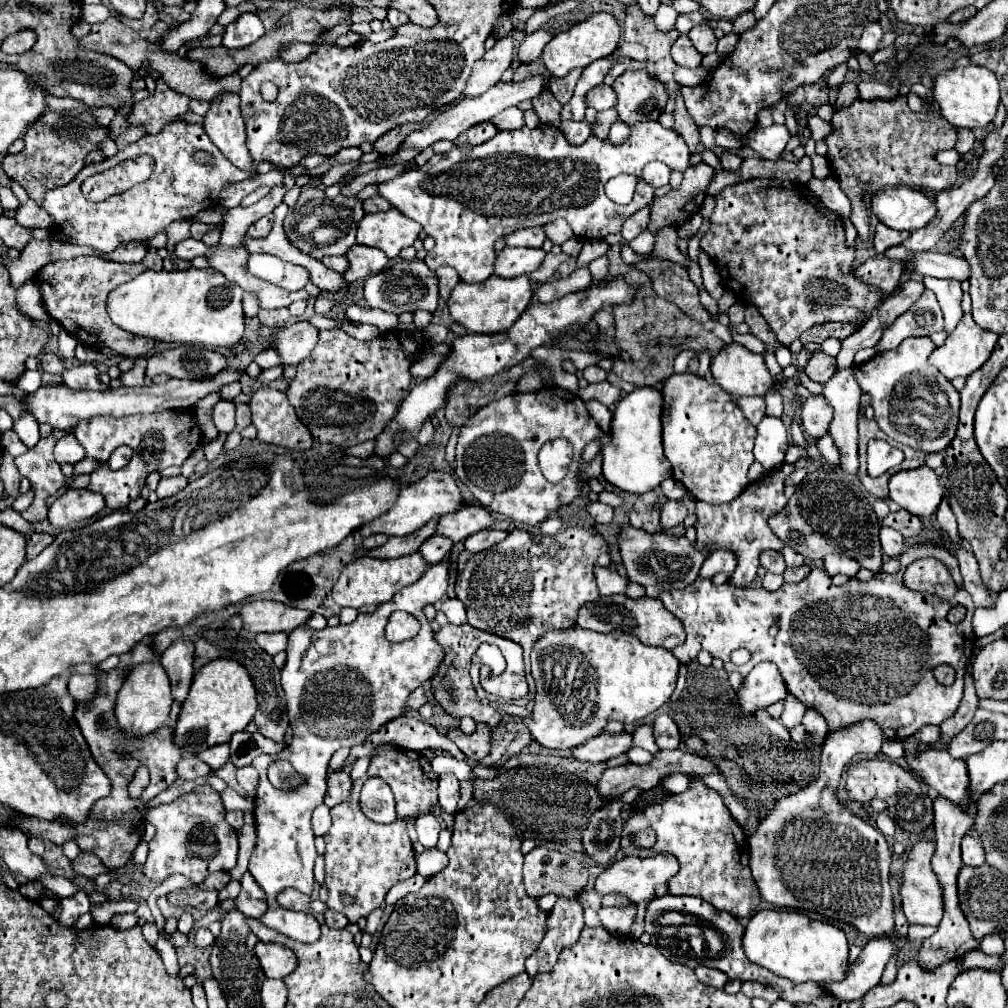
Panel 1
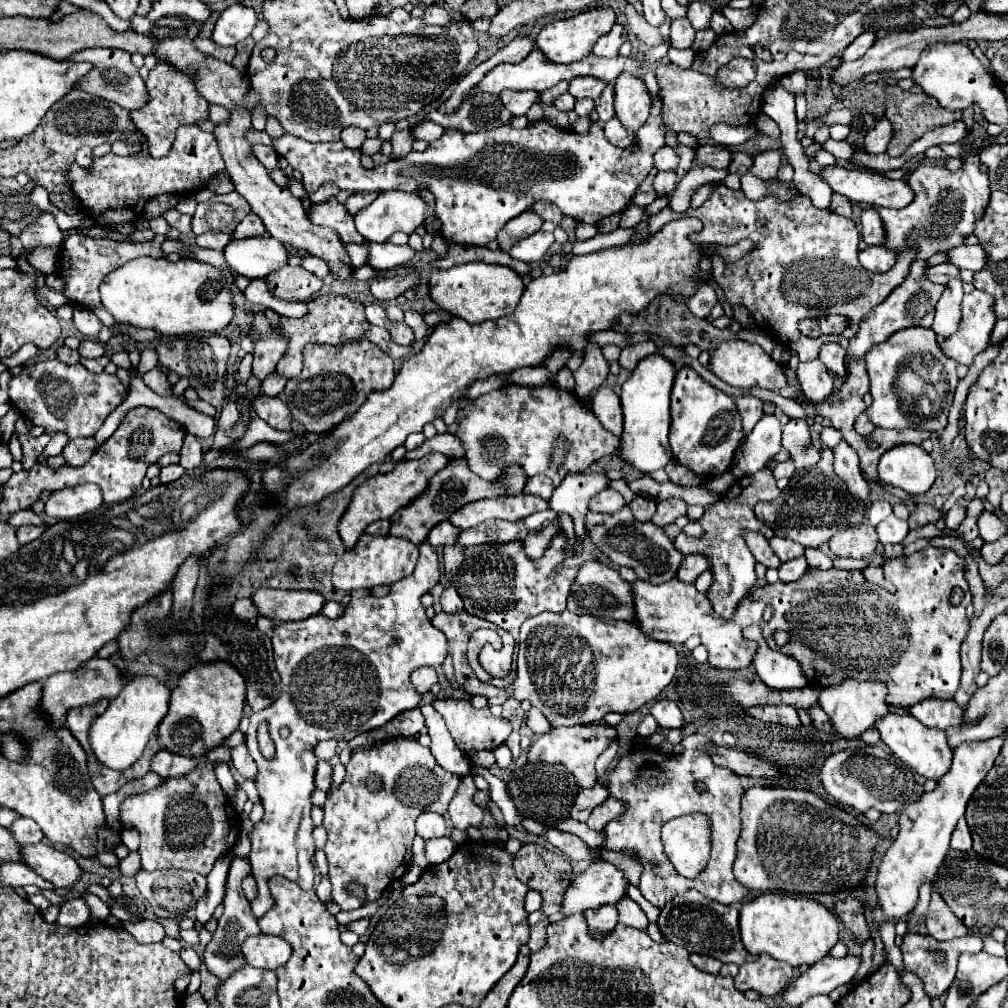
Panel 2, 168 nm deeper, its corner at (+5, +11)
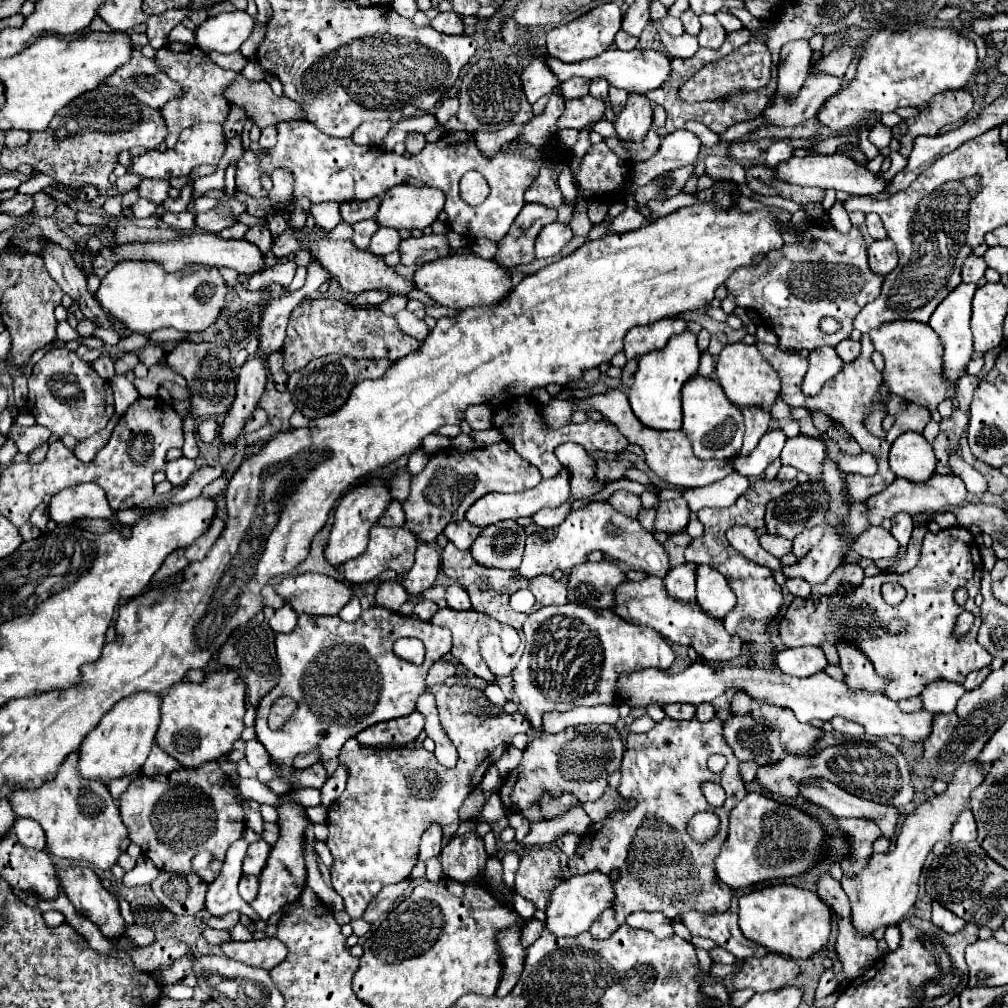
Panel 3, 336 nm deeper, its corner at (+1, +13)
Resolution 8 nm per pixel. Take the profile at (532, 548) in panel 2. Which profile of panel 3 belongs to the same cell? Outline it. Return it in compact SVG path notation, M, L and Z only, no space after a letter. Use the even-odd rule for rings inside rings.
M608 501L590 503L580 511L572 511L562 525L558 525L554 539L544 541L538 535L526 537L526 551L522 557L522 565L516 571L514 579L532 579L536 575L552 575L552 571L560 569L568 573L574 565L584 563L592 551L602 551L610 559L618 559L630 565L636 571L644 571L646 575L664 577L668 573L668 553L654 539L652 533L644 531L644 527L636 519L628 519L620 511L616 511Z

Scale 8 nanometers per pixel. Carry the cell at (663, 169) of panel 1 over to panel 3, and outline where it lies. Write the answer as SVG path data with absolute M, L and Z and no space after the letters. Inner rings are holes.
M680 129L680 131L666 135L662 139L660 151L654 157L650 157L648 161L636 163L630 169L632 181L636 185L646 185L654 177L658 177L666 171L684 167L688 163L696 163L698 153L700 153L700 145L702 145L700 139L692 131L686 131L686 129Z

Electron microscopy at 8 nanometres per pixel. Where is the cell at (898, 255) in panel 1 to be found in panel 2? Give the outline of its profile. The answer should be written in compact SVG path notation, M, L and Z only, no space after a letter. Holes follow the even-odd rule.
M958 245L948 251L944 251L948 257L948 263L952 263L958 269L970 269L970 271L980 271L986 263L986 253L980 245Z

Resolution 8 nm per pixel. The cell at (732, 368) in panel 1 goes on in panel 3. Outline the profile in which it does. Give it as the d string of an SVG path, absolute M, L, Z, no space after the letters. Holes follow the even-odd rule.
M740 341L724 347L716 361L716 375L726 397L736 407L760 407L764 411L770 411L770 407L778 399L780 377L776 375L776 371L772 371L772 365L756 351L756 345L746 345Z

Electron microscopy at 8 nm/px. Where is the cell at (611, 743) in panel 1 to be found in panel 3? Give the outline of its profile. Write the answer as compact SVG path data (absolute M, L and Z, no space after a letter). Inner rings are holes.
M578 725L578 727L568 727L556 735L542 731L524 749L524 757L518 765L518 771L512 771L504 777L504 783L500 789L502 807L506 811L526 811L526 809L538 805L544 795L560 797L562 793L572 793L580 803L596 801L606 791L604 789L606 777L620 767L622 755L624 755L624 743L620 739L620 733L612 725Z

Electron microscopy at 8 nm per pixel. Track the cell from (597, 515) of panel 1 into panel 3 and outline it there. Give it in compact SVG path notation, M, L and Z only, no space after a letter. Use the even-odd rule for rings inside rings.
M616 491L608 501L612 503L612 507L616 507L616 511L620 511L632 519L636 519L638 513L644 509L640 497L634 493L626 493L626 491Z

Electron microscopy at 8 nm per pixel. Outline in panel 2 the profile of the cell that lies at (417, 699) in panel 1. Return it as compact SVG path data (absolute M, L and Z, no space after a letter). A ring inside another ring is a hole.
M420 667L420 669L416 669L416 671L412 673L412 685L416 687L416 691L418 691L420 695L428 693L428 689L430 689L436 681L438 681L438 677L436 677L436 669L434 669L434 667Z

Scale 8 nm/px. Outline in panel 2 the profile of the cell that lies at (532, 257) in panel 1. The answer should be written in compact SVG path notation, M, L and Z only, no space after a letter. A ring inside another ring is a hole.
M538 231L522 241L518 241L516 245L512 245L508 249L508 255L512 259L518 259L518 261L524 261L524 263L534 263L538 259L542 259L548 251L548 247L554 243L554 235L552 233L544 233L544 231Z

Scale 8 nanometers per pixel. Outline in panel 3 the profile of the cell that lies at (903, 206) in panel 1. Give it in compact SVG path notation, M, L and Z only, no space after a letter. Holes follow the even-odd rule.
M806 155L806 157L790 157L782 163L776 165L774 177L786 183L794 185L810 185L810 187L824 187L824 189L836 189L836 191L846 191L854 195L874 195L876 191L882 191L886 181L868 171L866 167L858 165L852 157L848 155Z

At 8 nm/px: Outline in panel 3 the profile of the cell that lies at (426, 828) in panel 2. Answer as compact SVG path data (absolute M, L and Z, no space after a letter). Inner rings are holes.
M430 827L420 839L420 855L418 855L418 859L420 861L434 859L434 857L440 855L440 849L442 849L442 831L440 831L440 827Z

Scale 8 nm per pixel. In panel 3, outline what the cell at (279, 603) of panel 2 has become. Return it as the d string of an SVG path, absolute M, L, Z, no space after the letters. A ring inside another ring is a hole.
M320 573L290 575L274 585L298 613L338 615L338 611L354 595L354 585Z

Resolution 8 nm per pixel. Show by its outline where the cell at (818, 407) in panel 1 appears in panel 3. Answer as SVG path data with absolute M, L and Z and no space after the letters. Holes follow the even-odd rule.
M818 347L808 357L810 367L802 383L802 393L806 397L814 397L820 393L826 381L834 379L836 373L842 369L844 361L838 357L834 347Z

